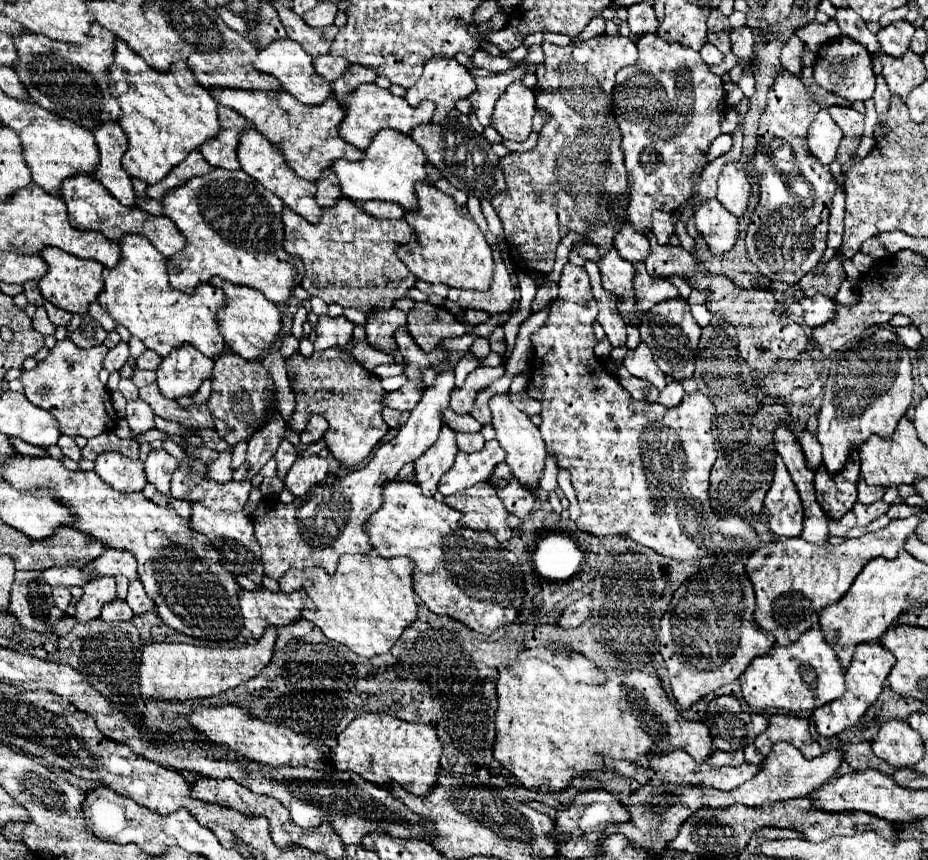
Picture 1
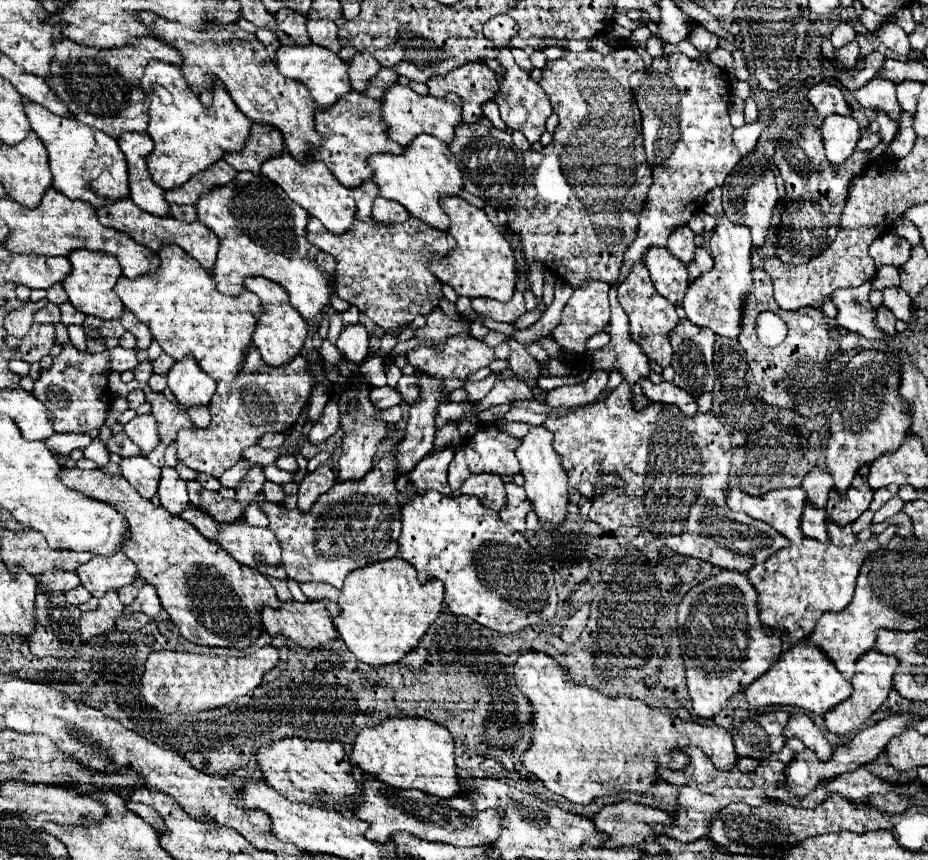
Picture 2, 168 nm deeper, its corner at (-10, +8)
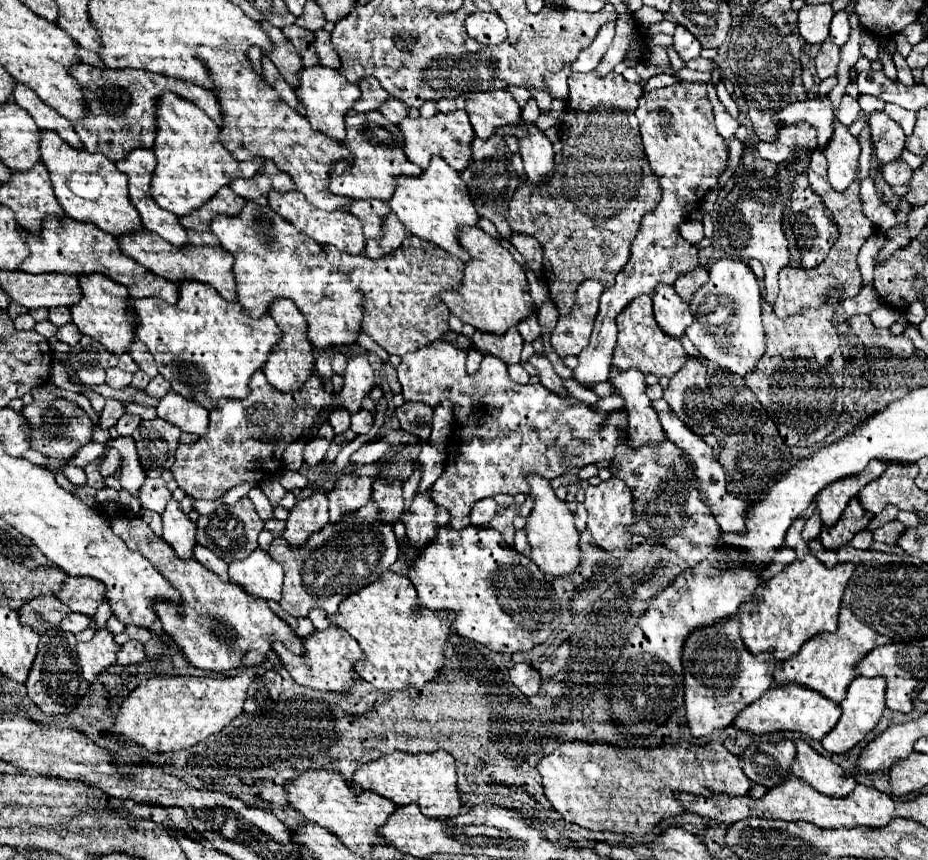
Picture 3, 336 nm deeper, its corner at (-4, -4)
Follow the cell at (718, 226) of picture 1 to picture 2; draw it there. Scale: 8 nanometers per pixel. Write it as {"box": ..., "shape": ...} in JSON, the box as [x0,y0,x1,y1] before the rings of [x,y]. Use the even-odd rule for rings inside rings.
{"box":[683,213,751,337],"shape":[[[725,213],[715,215],[715,229],[709,241],[709,253],[715,261],[709,273],[697,277],[685,293],[683,309],[685,315],[701,327],[709,327],[711,331],[723,337],[737,337],[739,335],[739,319],[745,295],[751,289],[751,231],[745,225],[735,225],[727,219]]]}

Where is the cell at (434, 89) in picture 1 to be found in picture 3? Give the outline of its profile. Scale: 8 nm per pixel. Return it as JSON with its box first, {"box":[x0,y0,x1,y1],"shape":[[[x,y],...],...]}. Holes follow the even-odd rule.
{"box":[437,91,521,139],"shape":[[[507,91],[475,93],[475,101],[465,101],[463,97],[441,99],[437,107],[443,113],[465,109],[479,139],[489,139],[495,129],[521,121],[521,107]]]}

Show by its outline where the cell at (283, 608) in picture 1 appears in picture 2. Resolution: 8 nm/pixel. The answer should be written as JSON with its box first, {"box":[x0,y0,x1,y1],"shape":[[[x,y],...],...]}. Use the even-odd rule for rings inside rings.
{"box":[261,601,339,649],"shape":[[[281,601],[279,609],[263,609],[261,611],[261,619],[263,619],[263,627],[267,629],[267,633],[273,635],[283,635],[287,639],[291,639],[293,643],[305,647],[305,649],[319,649],[323,645],[327,645],[329,641],[333,641],[337,637],[337,631],[331,623],[331,617],[335,617],[335,613],[339,613],[339,607],[331,601]]]}

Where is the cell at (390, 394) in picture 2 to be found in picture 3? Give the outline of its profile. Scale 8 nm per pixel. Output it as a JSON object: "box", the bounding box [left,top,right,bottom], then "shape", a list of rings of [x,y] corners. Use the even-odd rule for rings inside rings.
{"box":[351,409,373,435],"shape":[[[361,409],[359,413],[351,415],[351,431],[355,431],[357,435],[365,435],[369,427],[373,427],[373,417],[369,411]]]}

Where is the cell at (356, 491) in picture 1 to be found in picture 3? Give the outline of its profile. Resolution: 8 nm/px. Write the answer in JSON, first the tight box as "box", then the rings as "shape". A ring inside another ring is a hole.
{"box":[269,499,399,617],"shape":[[[371,499],[343,523],[329,523],[323,533],[319,531],[317,535],[311,535],[311,541],[303,547],[289,549],[287,541],[273,539],[269,555],[285,569],[281,607],[289,615],[307,617],[311,609],[323,609],[333,615],[345,597],[379,579],[379,575],[397,561],[399,547],[393,527],[379,521],[379,509],[373,503],[375,501]]]}

